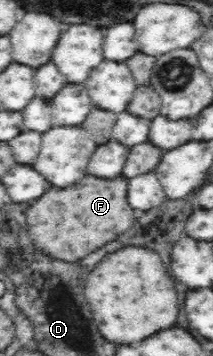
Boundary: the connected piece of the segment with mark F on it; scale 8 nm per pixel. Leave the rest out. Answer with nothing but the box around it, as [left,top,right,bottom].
[29,175,133,261]

